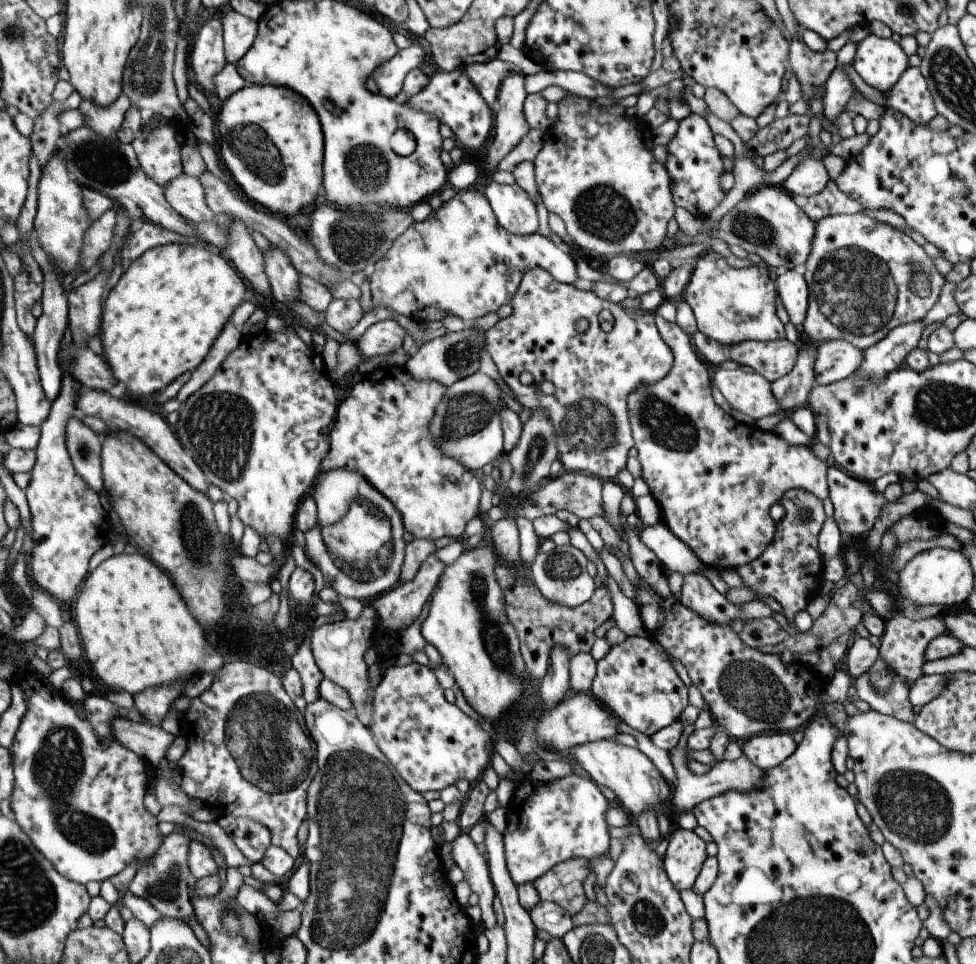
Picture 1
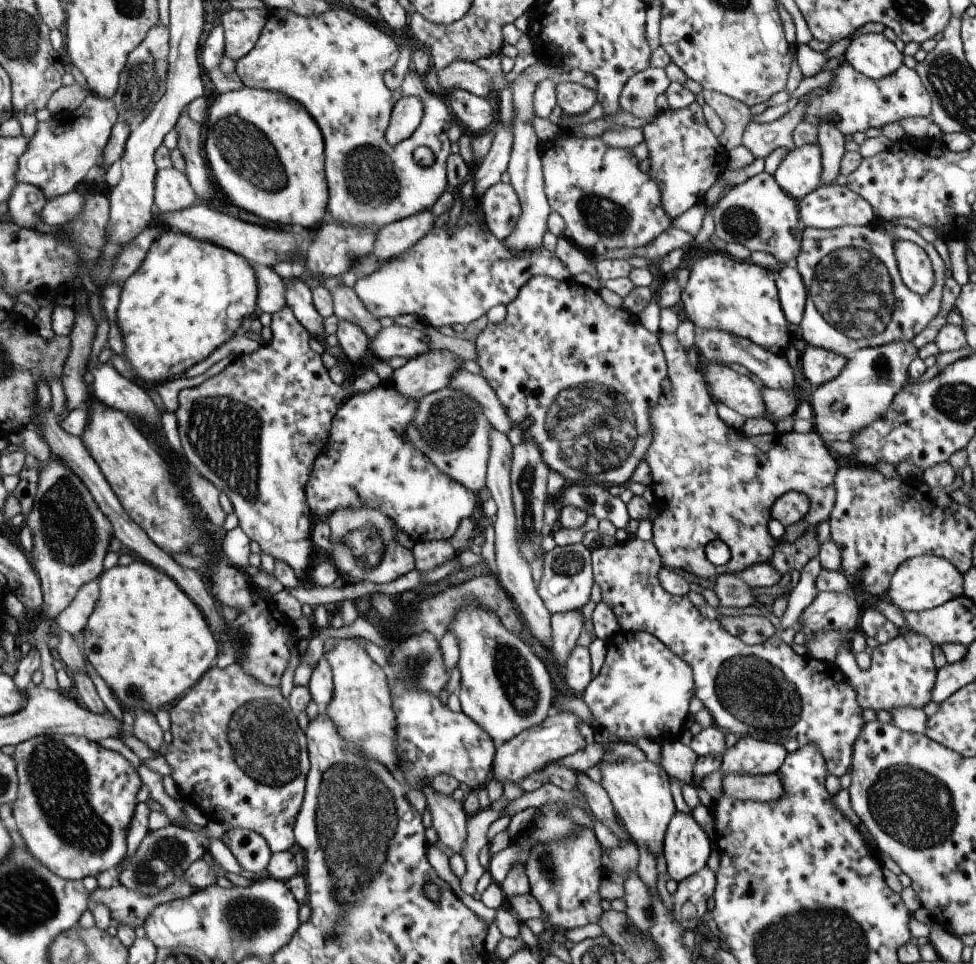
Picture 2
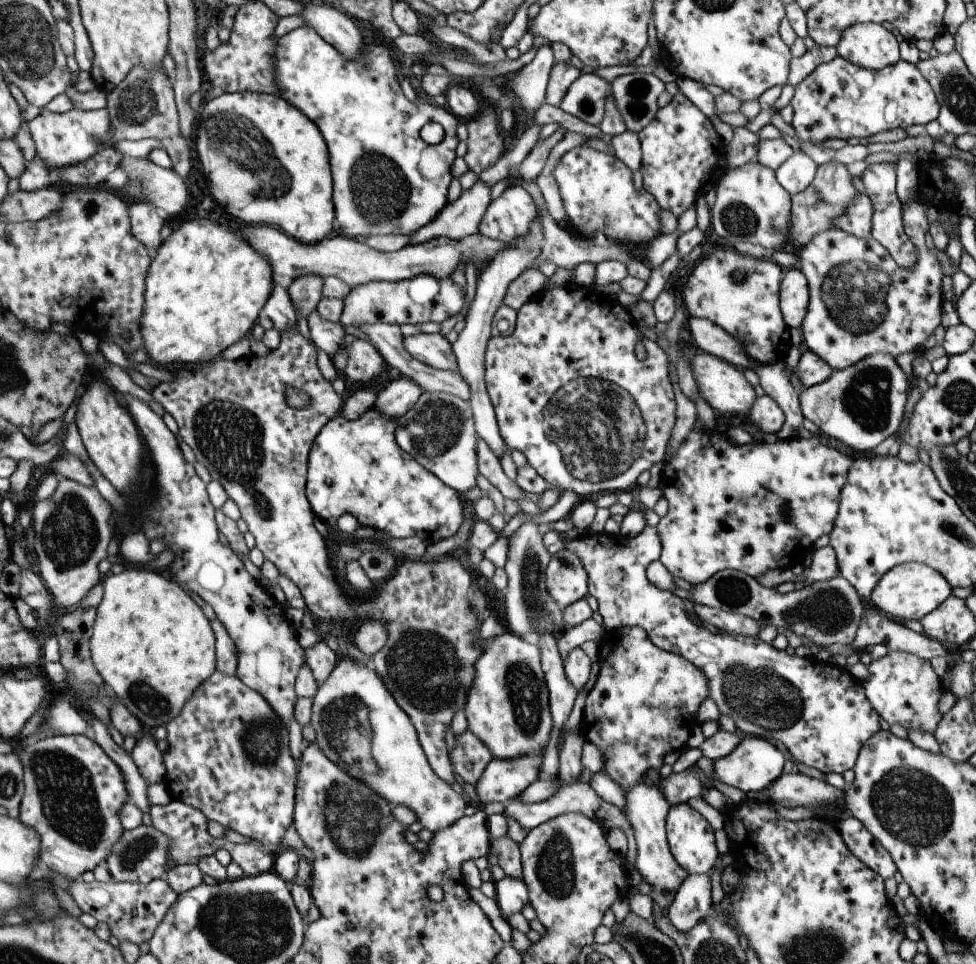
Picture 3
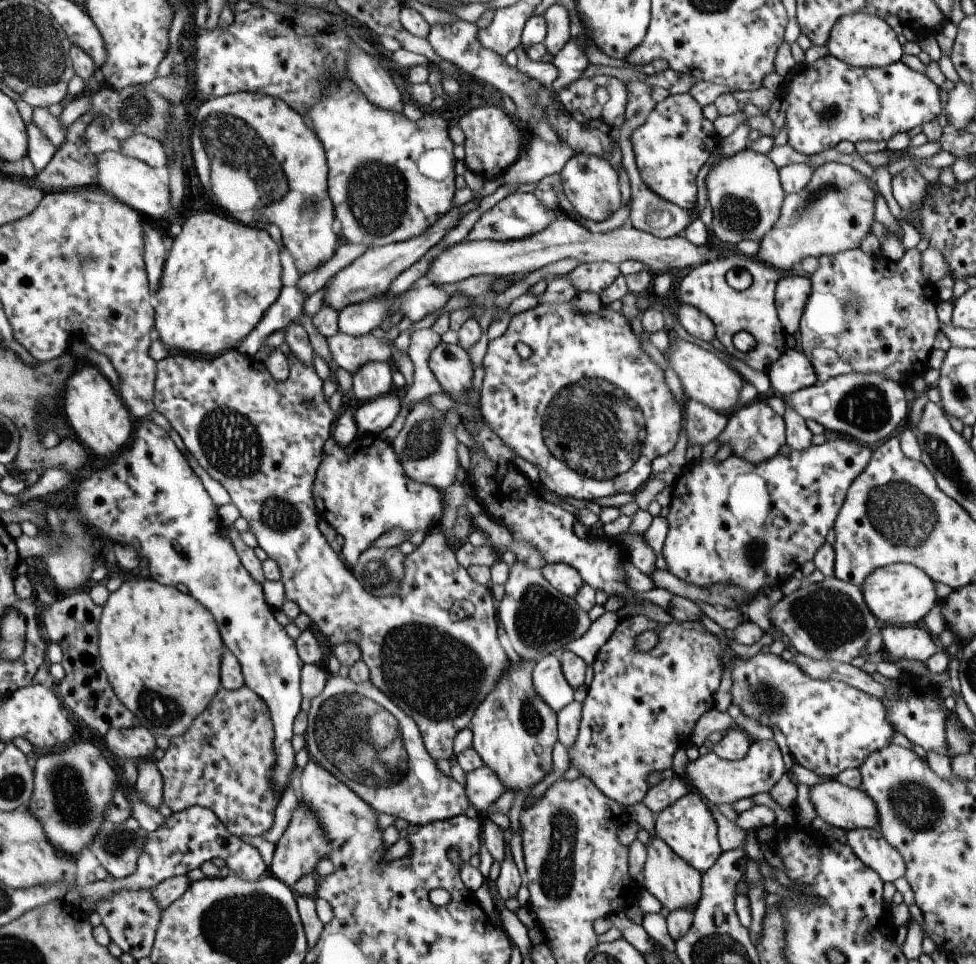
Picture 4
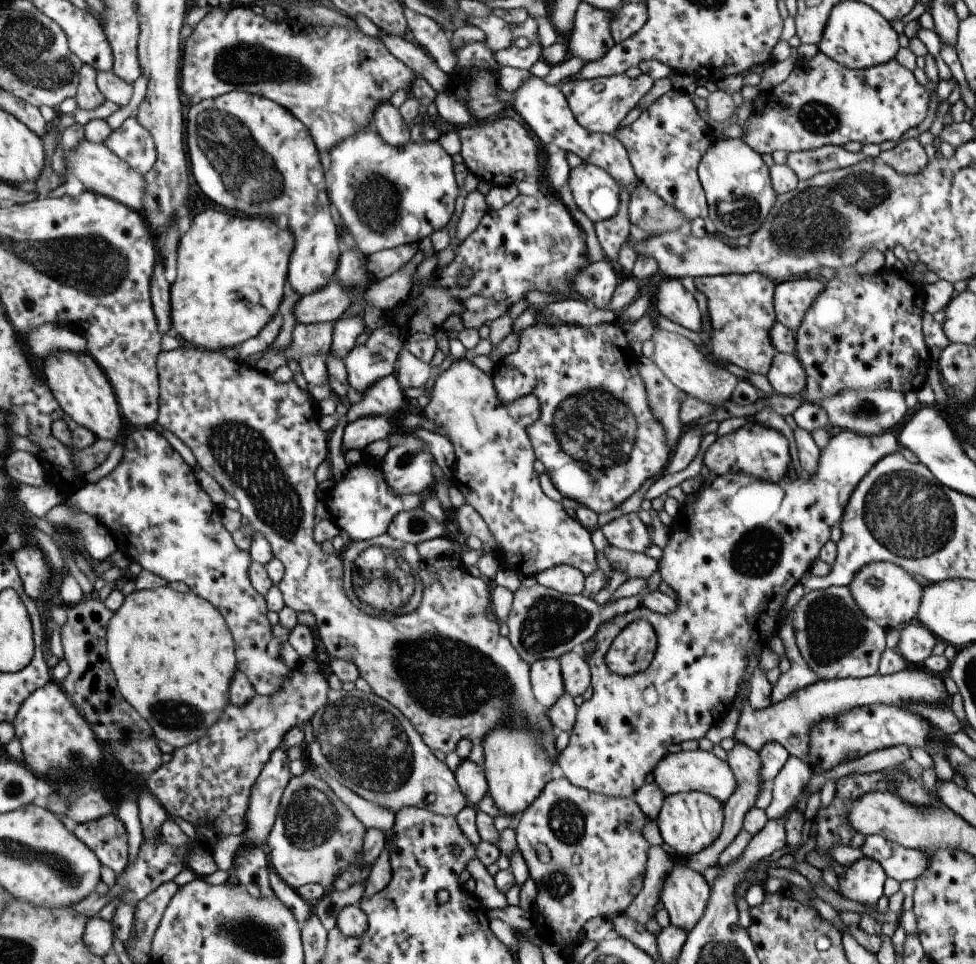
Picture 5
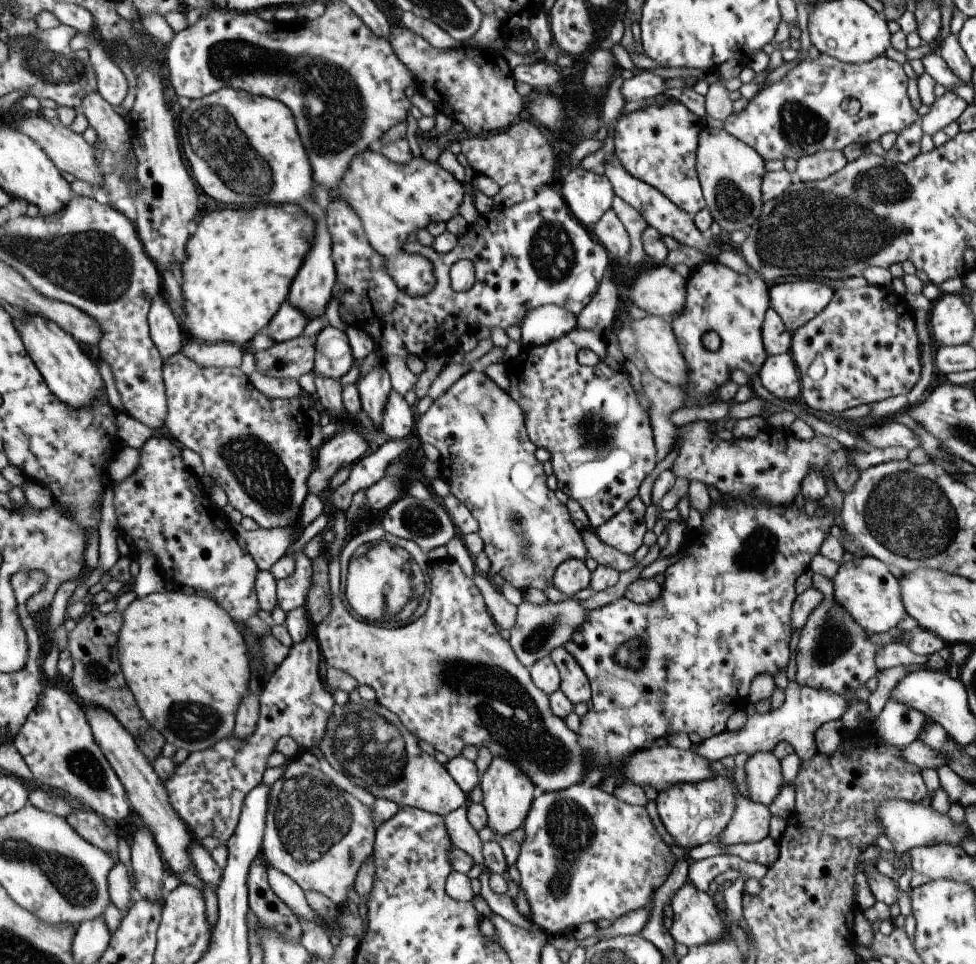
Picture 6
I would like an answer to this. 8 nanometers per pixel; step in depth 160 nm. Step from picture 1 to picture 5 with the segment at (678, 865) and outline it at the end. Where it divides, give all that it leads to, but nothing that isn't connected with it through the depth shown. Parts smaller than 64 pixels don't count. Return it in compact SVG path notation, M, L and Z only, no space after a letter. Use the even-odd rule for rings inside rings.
M689 791L665 795L655 821L664 846L679 858L687 858L713 844L723 822L722 804L710 794Z

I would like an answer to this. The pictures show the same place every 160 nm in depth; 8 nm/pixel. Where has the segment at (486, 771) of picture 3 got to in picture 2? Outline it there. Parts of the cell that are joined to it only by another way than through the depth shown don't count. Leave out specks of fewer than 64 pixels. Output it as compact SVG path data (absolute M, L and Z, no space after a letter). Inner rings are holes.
M570 712L550 713L537 725L523 730L496 747L490 770L490 778L499 781L501 784L513 782L519 784L525 776L529 776L533 771L543 769L550 761L557 761L563 756L573 754L577 750L587 746L593 741L594 729L581 721L577 715Z

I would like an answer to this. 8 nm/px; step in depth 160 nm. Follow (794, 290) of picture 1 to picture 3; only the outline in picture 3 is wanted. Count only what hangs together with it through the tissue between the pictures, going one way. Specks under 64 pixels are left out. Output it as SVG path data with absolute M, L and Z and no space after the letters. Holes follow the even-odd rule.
M797 266L782 273L778 290L778 307L787 328L799 328L808 303L806 278Z

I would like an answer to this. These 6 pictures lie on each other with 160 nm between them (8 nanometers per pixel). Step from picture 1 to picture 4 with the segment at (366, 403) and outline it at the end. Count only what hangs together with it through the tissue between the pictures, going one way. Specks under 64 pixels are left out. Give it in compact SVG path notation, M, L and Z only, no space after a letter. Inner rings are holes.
M357 436L346 447L337 445L333 439L325 442L319 466L313 477L312 493L317 514L343 538L340 552L348 568L355 564L361 551L371 546L376 538L390 528L402 528L408 536L417 530L427 533L431 525L439 525L443 508L441 491L431 485L412 481L403 472L390 443L377 436L364 439Z

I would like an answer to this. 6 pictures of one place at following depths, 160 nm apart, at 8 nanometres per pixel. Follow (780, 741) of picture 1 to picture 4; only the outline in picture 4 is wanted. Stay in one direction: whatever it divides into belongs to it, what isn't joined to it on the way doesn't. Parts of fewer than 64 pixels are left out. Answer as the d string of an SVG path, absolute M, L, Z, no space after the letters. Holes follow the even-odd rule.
M769 739L769 740L762 740L762 741L751 741L747 754L745 754L745 756L738 761L728 761L727 759L718 758L718 756L713 751L709 751L708 753L703 754L701 756L699 755L695 760L686 762L685 769L684 769L684 778L681 776L677 776L677 778L681 778L681 780L685 782L688 788L691 788L691 787L695 788L695 790L697 790L697 792L699 792L699 794L701 794L701 796L705 798L707 803L711 802L711 804L715 805L716 807L725 808L726 806L729 806L729 805L731 806L731 804L733 804L735 800L741 800L741 798L752 797L754 794L757 794L757 792L768 793L770 791L770 788L783 776L783 773L785 772L786 772L785 764L783 763L783 756L779 751L779 747L777 747L777 744L775 743L775 741L773 741L773 739Z

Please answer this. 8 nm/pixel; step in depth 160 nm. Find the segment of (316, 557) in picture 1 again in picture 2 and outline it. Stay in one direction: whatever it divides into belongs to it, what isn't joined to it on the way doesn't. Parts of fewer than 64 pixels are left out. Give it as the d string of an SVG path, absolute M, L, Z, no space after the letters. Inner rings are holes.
M344 506L343 509L335 509L324 521L331 531L331 544L335 546L326 555L345 582L367 580L373 584L387 584L414 569L412 549L404 549L394 540L395 526L378 510Z

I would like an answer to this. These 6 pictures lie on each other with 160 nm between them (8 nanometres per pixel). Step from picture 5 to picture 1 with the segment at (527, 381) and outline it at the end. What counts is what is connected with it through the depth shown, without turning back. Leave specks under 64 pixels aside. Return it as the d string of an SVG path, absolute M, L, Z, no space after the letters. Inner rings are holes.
M542 268L523 273L508 305L511 314L484 331L484 350L491 357L499 378L522 409L531 412L540 410L547 415L555 434L557 459L566 471L593 475L601 481L615 481L625 469L625 460L634 446L628 421L627 397L638 386L650 385L662 379L674 360L669 347L657 332L654 314L627 315L618 304L600 299L592 290L582 291L573 285L556 281ZM603 308L608 308L613 318L611 330L607 332L601 329L597 321ZM581 318L587 320L587 328L577 332L575 324ZM521 372L531 374L531 384L519 382ZM545 380L553 384L552 394L545 395L539 390Z

